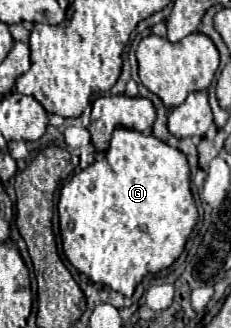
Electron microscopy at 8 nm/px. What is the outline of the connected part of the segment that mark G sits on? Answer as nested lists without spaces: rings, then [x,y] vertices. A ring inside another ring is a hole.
[[[116,128],[104,158],[74,174],[60,190],[58,200],[62,250],[70,264],[92,282],[110,286],[132,296],[136,284],[146,276],[166,270],[184,250],[184,244],[198,220],[198,208],[190,192],[190,168],[186,156],[152,134],[130,128]]]

